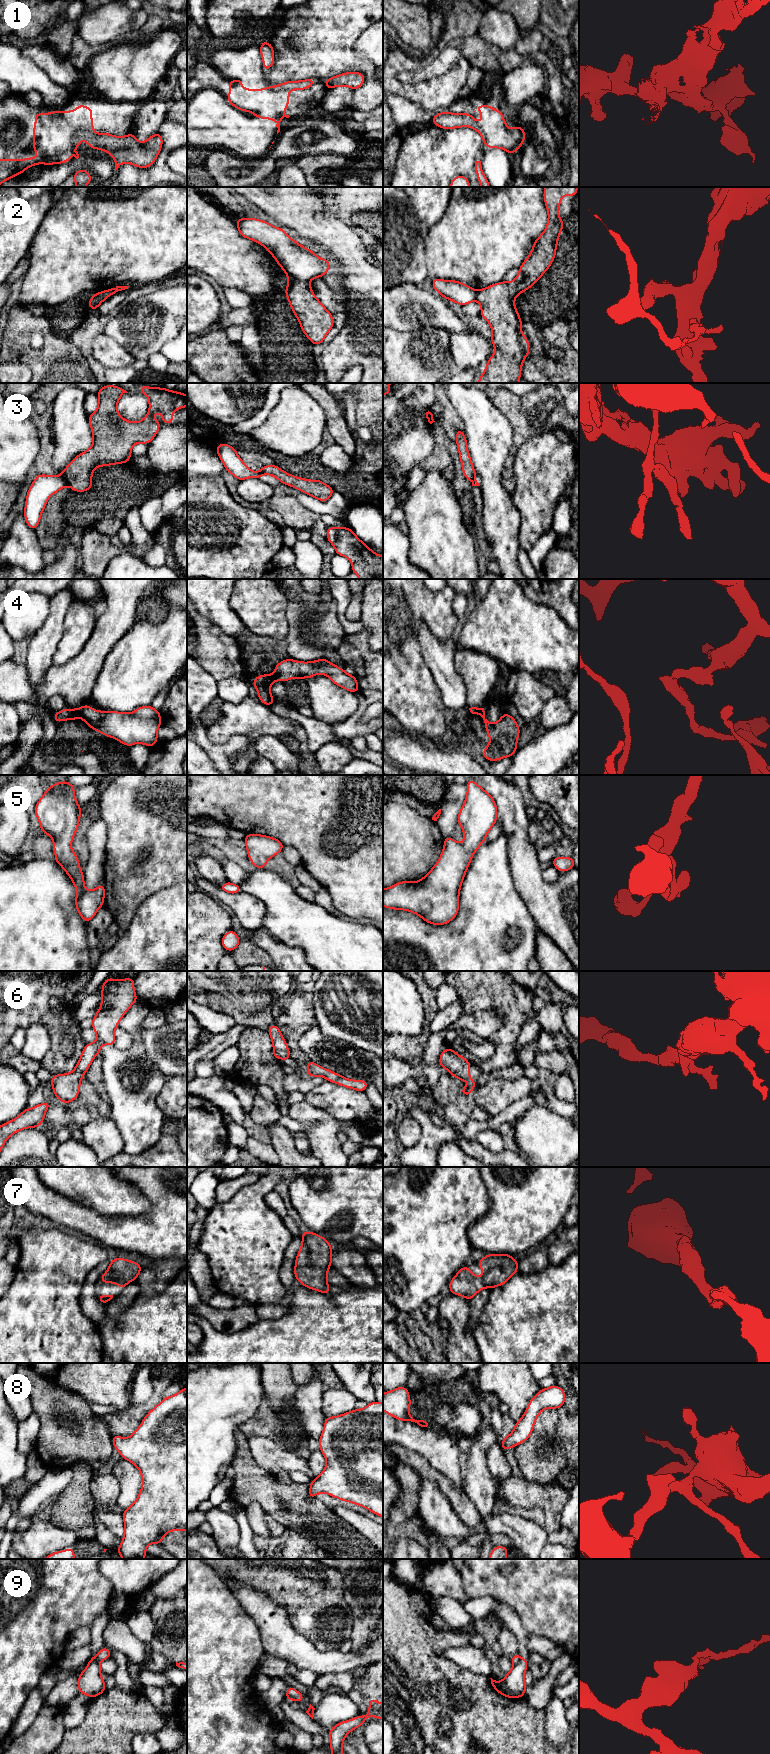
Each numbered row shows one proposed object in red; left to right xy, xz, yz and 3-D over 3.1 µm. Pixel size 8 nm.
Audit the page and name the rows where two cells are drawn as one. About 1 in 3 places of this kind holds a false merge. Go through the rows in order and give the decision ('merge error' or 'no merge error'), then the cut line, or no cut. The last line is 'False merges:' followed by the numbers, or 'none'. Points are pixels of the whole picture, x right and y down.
1: merge error; cut xz (270, 85), (275, 89), (288, 90)
2: merge error; cut xz (289, 278), (307, 282)
3: merge error; cut xy (60, 475), (66, 479), (68, 484)
4: merge error; cut xy (78, 709), (80, 716)
5: no merge error; cut none
6: no merge error; cut none
7: no merge error; cut none
8: no merge error; cut none
9: merge error; cut yz (521, 1657), (514, 1665)
False merges: 1, 2, 3, 4, 9

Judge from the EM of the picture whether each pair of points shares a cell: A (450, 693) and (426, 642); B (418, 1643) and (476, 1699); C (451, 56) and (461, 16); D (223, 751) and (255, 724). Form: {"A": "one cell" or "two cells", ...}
{"A": "one cell", "B": "one cell", "C": "two cells", "D": "two cells"}

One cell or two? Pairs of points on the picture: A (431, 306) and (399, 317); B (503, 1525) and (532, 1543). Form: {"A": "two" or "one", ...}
{"A": "one", "B": "one"}

